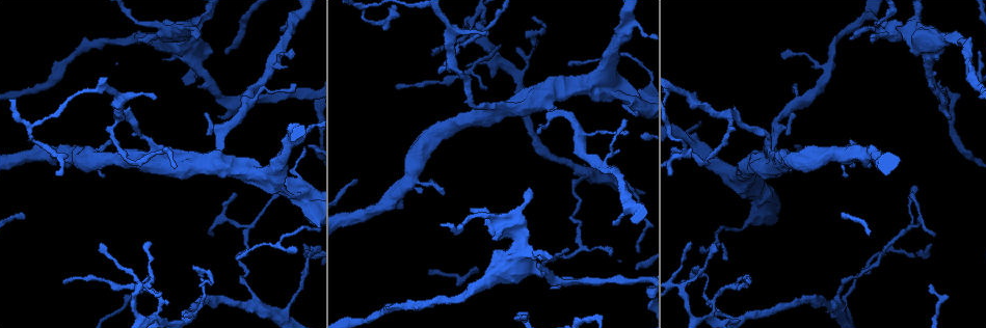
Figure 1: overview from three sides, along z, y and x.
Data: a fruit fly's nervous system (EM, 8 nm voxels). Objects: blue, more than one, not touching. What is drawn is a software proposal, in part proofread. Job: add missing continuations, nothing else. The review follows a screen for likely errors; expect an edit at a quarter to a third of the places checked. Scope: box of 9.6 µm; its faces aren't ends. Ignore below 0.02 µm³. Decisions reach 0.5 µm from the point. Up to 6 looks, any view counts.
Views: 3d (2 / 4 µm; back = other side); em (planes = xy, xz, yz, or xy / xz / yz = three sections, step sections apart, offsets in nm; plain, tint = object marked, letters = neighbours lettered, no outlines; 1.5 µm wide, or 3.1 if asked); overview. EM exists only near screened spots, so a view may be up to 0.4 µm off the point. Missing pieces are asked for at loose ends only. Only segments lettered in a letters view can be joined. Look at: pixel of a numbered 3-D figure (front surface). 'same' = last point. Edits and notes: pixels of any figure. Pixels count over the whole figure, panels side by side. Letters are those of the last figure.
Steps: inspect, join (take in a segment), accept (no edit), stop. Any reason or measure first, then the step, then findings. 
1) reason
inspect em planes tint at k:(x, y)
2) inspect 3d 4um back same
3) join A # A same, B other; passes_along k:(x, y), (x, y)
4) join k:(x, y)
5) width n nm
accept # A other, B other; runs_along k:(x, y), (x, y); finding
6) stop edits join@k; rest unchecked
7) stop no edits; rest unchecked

an open end
inspect 3d 2um at 1:(139, 40)

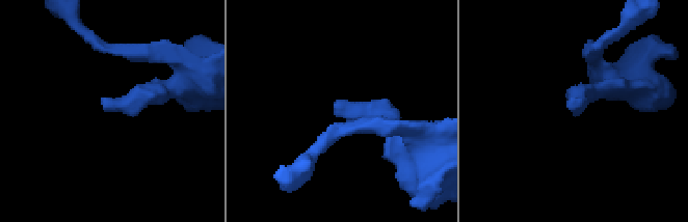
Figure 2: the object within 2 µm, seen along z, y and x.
inspect em planes letters at 2:(338, 102)

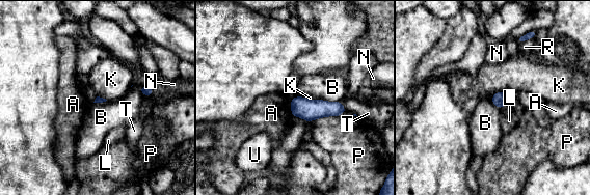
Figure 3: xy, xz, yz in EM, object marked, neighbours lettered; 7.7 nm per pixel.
accept # A other, B other, K other, L other, N other, P other, R other, T other, U other; border 3:(315, 99), (340, 102); none of them fits

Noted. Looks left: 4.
branch stops here
inspect 3d 4um at 1:(530, 189)

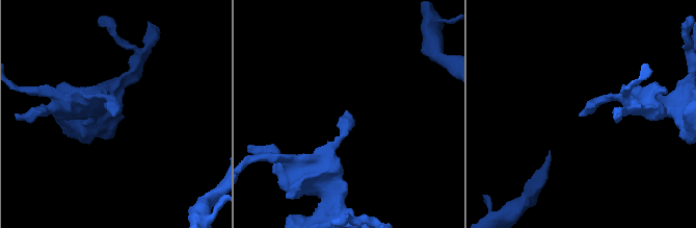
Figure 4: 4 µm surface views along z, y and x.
inspect em planes letters at 4:(114, 115)

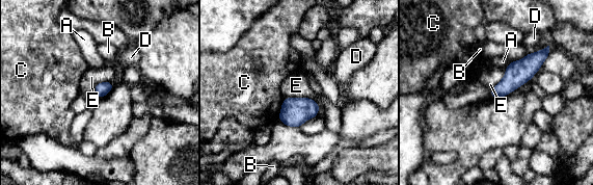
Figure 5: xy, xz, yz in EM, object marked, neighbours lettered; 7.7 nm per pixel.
width 100 nm; longest_contact E 280 nm
accept # A other, B other, C other, D other, E other; none of them fits

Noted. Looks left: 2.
branch stops here
inspect em planes letters at 1:(156, 96)

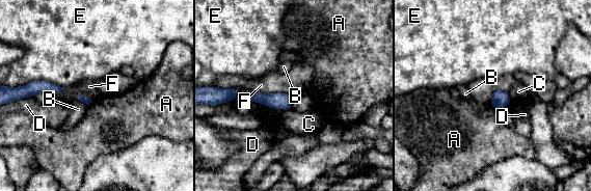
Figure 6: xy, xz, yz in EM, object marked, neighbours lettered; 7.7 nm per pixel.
accept # A other, B other, C other, D other, E other, F other; border 6:(250, 90), (292, 96); no lettered segment goes on from it

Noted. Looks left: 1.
stop no edits; rest unchecked

